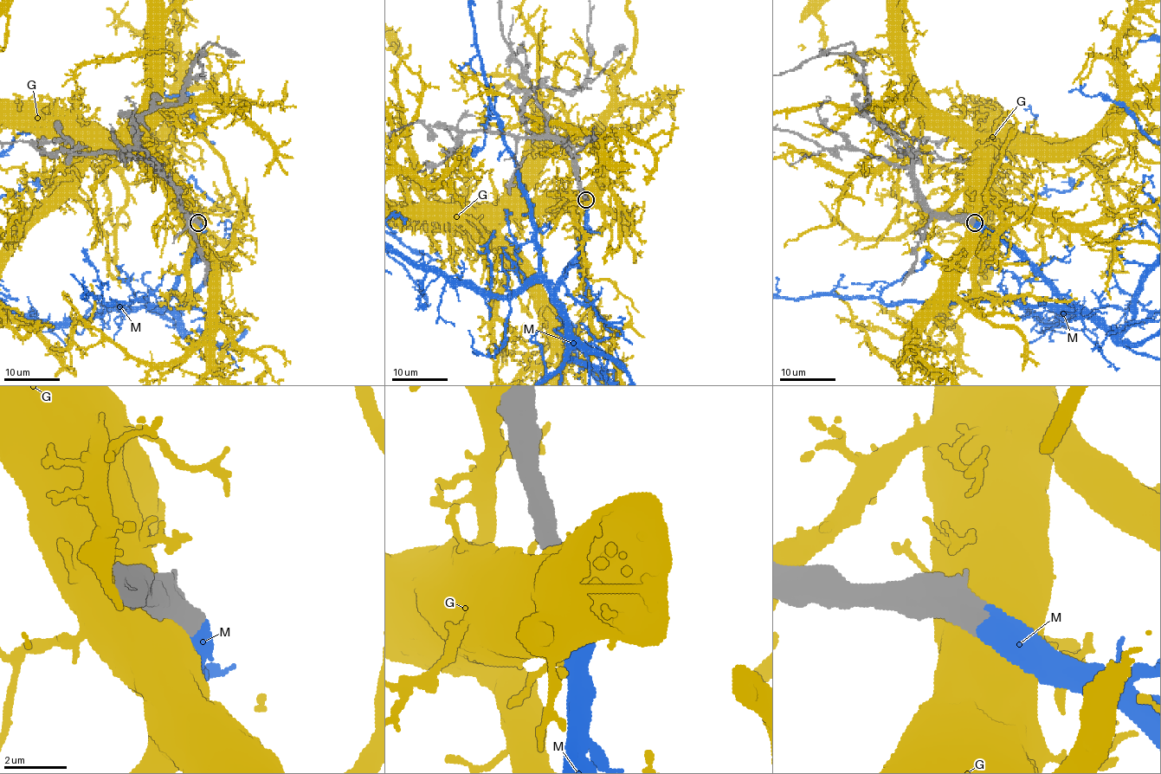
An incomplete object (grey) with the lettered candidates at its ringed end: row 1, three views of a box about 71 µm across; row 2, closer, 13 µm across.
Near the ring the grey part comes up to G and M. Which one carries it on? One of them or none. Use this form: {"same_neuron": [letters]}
{"same_neuron": ["M"]}

